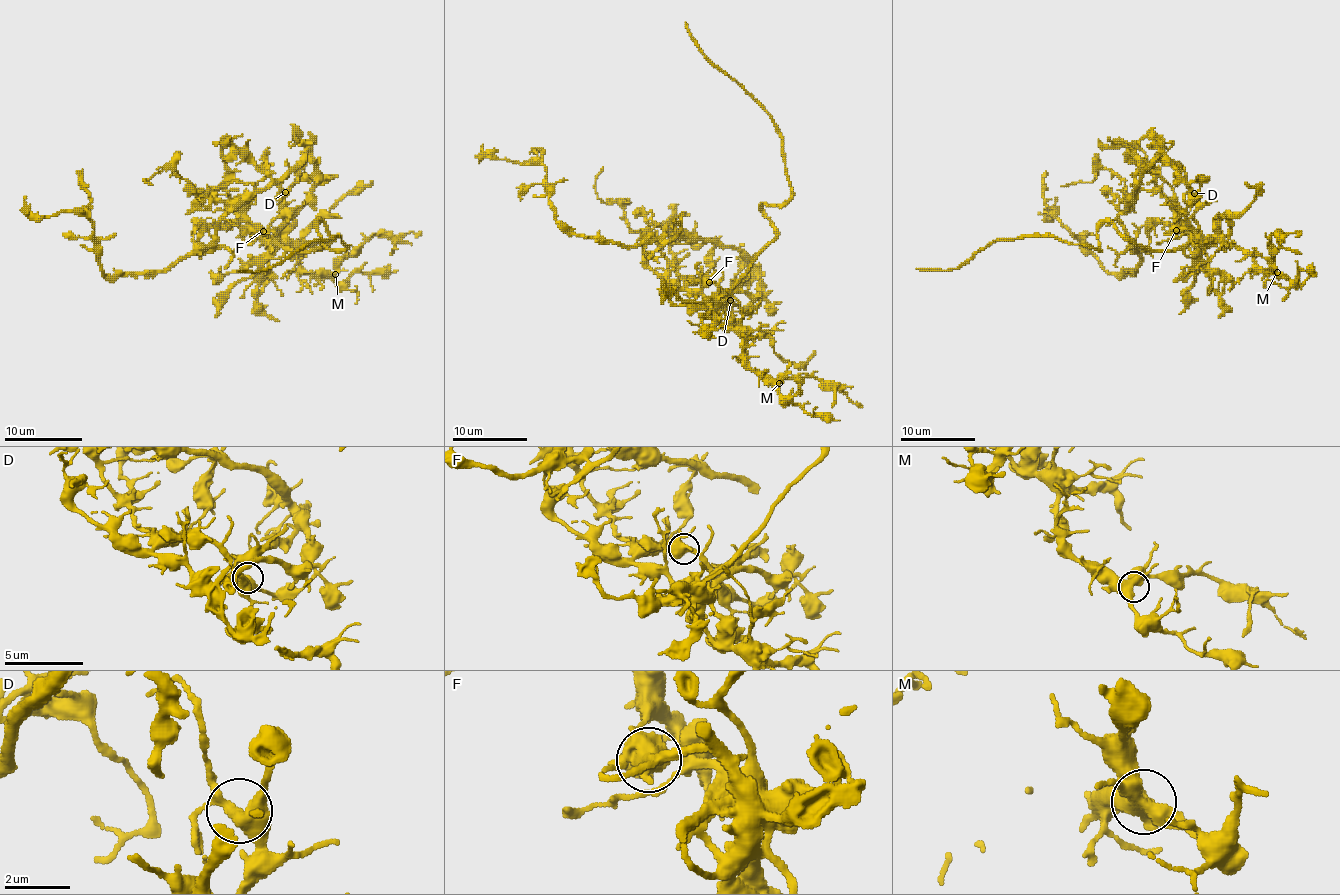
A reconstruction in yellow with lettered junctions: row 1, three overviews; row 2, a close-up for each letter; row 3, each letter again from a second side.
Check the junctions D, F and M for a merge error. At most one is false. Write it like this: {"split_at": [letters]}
{"split_at": ["F"]}

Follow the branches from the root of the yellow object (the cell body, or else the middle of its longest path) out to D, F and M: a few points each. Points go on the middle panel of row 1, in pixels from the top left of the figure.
D: (719, 294), (714, 304), (723, 298), (727, 304), (730, 300)
F: (719, 294), (706, 298), (702, 294), (702, 289), (710, 281)
M: (719, 294), (719, 307), (727, 315), (727, 323), (742, 339), (744, 360), (753, 369), (764, 371), (779, 383)

